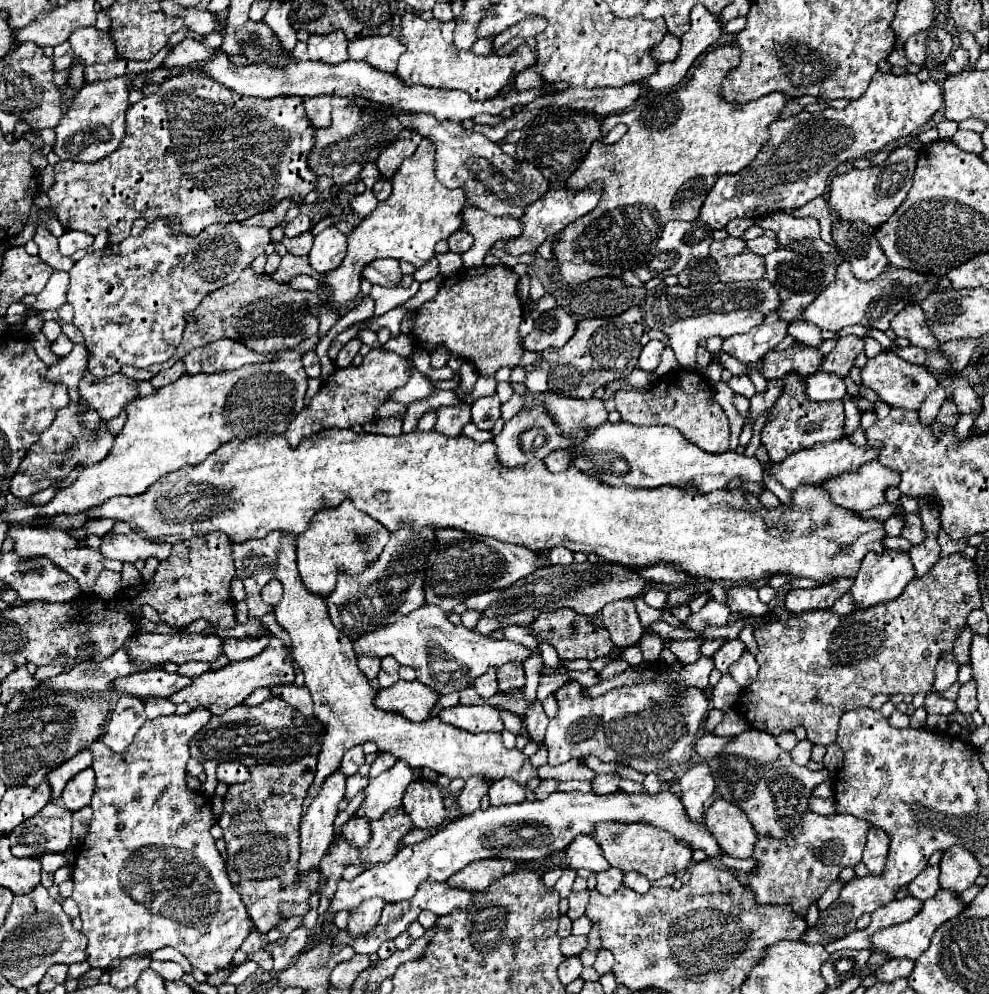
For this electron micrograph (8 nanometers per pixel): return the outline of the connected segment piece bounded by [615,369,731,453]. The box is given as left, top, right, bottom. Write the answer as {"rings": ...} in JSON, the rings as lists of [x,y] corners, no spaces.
{"rings":[[[675,369],[663,375],[655,385],[655,389],[633,389],[615,393],[617,411],[625,422],[640,426],[671,425],[683,433],[693,445],[707,453],[725,453],[729,451],[729,419],[721,405],[715,401],[715,393],[711,383],[697,371]]]}

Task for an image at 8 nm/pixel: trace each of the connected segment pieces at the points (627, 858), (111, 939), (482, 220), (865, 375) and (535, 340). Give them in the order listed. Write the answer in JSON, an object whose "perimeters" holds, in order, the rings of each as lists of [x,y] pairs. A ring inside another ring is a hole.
{"perimeters":[[[[603,821],[595,825],[591,837],[595,837],[597,845],[601,847],[605,859],[611,867],[621,869],[623,873],[637,871],[645,875],[649,881],[657,881],[669,873],[681,875],[689,867],[691,849],[683,847],[671,833],[647,825],[647,823],[619,823],[619,821]]],[[[195,707],[187,715],[173,713],[149,719],[123,753],[111,751],[101,741],[95,741],[89,747],[95,755],[93,771],[97,781],[91,799],[93,821],[73,865],[75,891],[71,897],[81,909],[81,933],[89,939],[87,961],[91,967],[107,969],[115,959],[131,955],[145,957],[161,947],[175,947],[193,963],[193,967],[203,973],[213,973],[217,965],[229,965],[241,943],[257,929],[229,881],[225,861],[209,833],[211,825],[217,823],[217,815],[211,811],[211,799],[197,795],[197,791],[189,791],[185,785],[189,741],[211,717],[213,715],[207,713],[207,709]],[[151,847],[175,847],[181,851],[151,851]]],[[[467,205],[463,211],[465,229],[473,235],[473,245],[467,253],[463,253],[465,267],[481,267],[485,253],[495,245],[495,241],[507,241],[521,235],[521,219],[515,217],[497,217],[485,213],[473,205]]],[[[887,351],[867,361],[867,365],[861,369],[861,379],[863,385],[877,391],[881,401],[885,401],[887,405],[911,409],[911,411],[919,411],[925,397],[939,387],[939,381],[931,373],[927,373],[927,367],[913,365],[901,357],[895,357],[895,353],[887,353]]],[[[556,307],[535,319],[535,329],[527,335],[525,347],[537,353],[547,347],[563,347],[573,337],[575,329],[575,319],[565,309]]]]}

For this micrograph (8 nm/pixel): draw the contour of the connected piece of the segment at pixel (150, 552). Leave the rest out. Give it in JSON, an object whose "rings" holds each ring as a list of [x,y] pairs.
{"rings":[[[115,523],[111,533],[115,535],[115,539],[101,541],[101,553],[107,559],[133,563],[137,559],[149,559],[149,557],[167,559],[171,555],[171,545],[155,545],[153,541],[141,539],[137,533],[131,533],[131,529],[127,529],[127,525],[123,523]]]}

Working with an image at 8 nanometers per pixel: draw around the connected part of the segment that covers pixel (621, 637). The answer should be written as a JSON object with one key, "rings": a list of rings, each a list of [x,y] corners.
{"rings":[[[633,599],[613,601],[605,605],[601,611],[601,619],[605,623],[605,629],[611,633],[611,641],[615,641],[617,647],[625,649],[631,645],[639,645],[643,637],[643,627],[637,619]]]}

